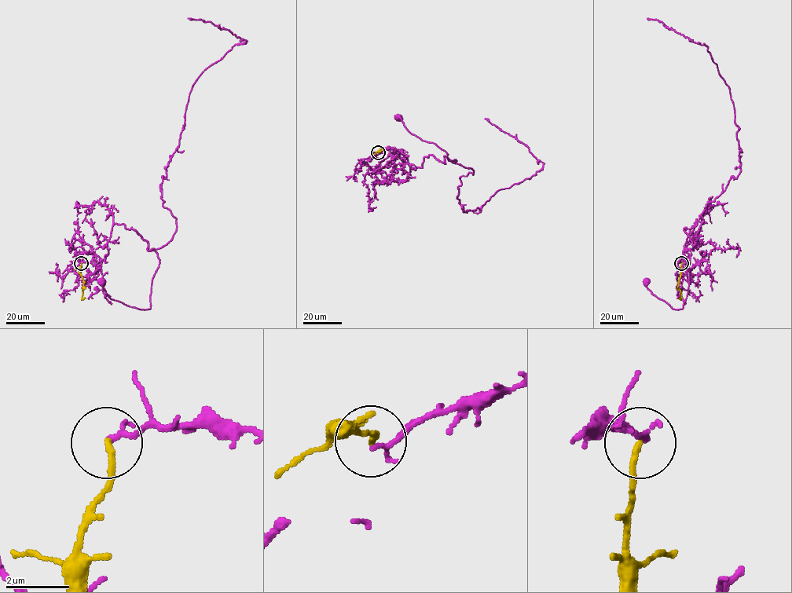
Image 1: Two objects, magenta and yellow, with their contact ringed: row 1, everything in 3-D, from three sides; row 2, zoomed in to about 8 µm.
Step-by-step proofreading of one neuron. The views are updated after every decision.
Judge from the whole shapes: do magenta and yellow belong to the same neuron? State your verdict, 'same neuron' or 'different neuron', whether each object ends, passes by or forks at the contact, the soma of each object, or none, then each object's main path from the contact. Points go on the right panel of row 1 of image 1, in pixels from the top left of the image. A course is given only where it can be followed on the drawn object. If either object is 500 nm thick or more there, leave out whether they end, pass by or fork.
different neuron; magenta ends there; yellow ends there; cell body of magenta at (647, 281); no cell body on yellow; magenta runs (682, 263), (697, 224), (683, 228), (692, 247), (683, 308), (646, 281); yellow runs (682, 263), (678, 285), (681, 298), (679, 298)

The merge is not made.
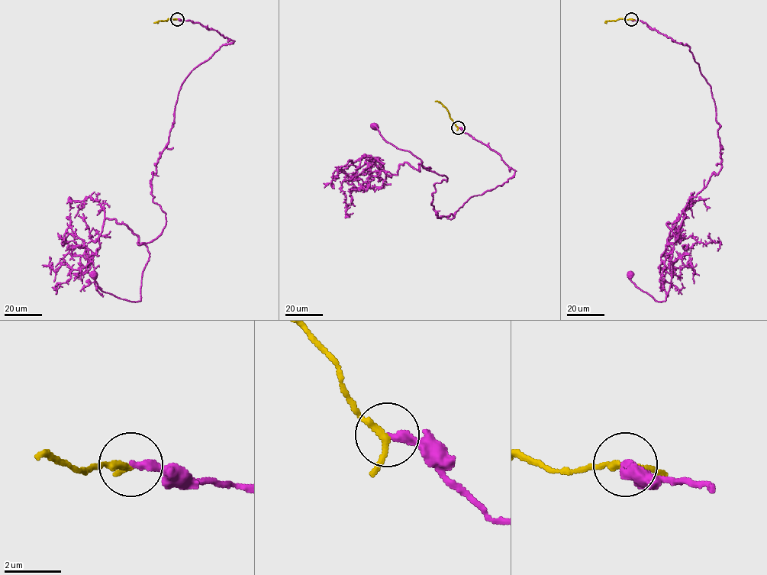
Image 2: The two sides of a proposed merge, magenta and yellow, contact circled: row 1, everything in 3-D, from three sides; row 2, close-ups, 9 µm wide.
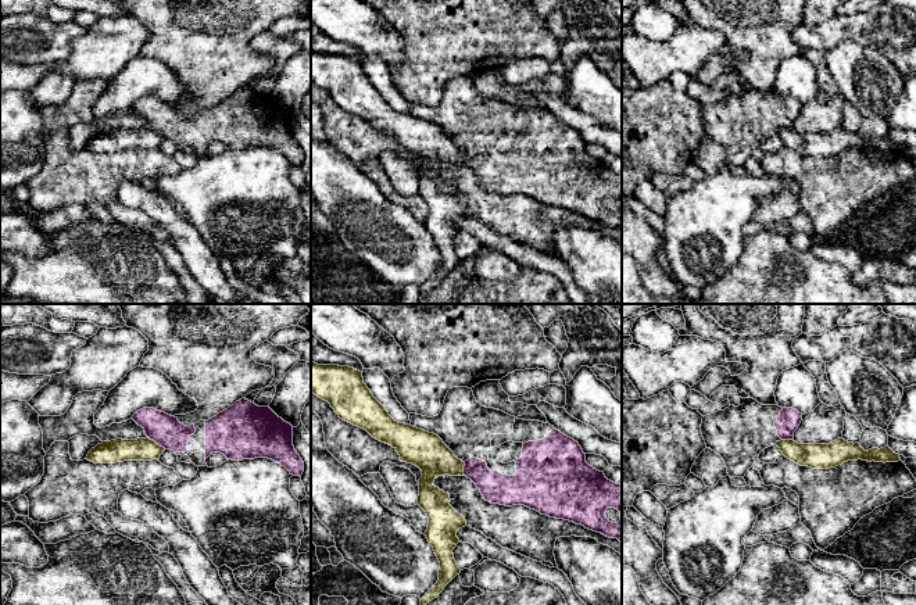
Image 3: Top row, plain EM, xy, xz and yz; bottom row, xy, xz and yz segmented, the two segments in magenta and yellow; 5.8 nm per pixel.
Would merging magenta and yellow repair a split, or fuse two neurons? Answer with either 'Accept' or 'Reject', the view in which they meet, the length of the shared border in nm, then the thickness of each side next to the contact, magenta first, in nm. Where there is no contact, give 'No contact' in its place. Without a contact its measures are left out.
Reject. Touches magenta in xy. Shared border 130 nm. Thickness 180 nm (magenta) against 130 nm

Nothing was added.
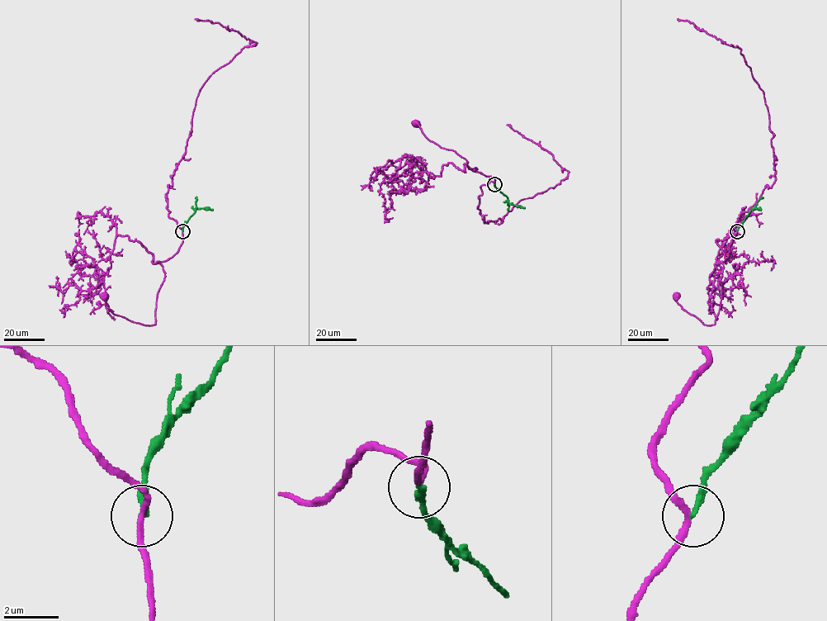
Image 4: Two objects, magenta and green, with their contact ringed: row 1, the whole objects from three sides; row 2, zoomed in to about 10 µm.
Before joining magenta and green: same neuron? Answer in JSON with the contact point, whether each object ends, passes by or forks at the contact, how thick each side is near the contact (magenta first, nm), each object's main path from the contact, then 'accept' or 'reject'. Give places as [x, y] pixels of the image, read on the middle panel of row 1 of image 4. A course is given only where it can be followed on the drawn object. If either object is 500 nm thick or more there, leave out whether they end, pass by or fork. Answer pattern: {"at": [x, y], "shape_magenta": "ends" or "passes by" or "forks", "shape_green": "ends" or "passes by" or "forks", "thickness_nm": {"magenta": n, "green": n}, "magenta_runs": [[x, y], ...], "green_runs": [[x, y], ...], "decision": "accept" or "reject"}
{"at": [494, 184], "shape_magenta": "passes by", "shape_green": "ends", "thickness_nm": {"magenta": 220, "green": 240}, "magenta_runs": [[494, 183], [492, 177], [469, 168], [455, 151], [431, 141], [416, 123]], "green_runs": [[494, 184], [507, 197], [508, 203], [524, 208]], "decision": "reject"}

